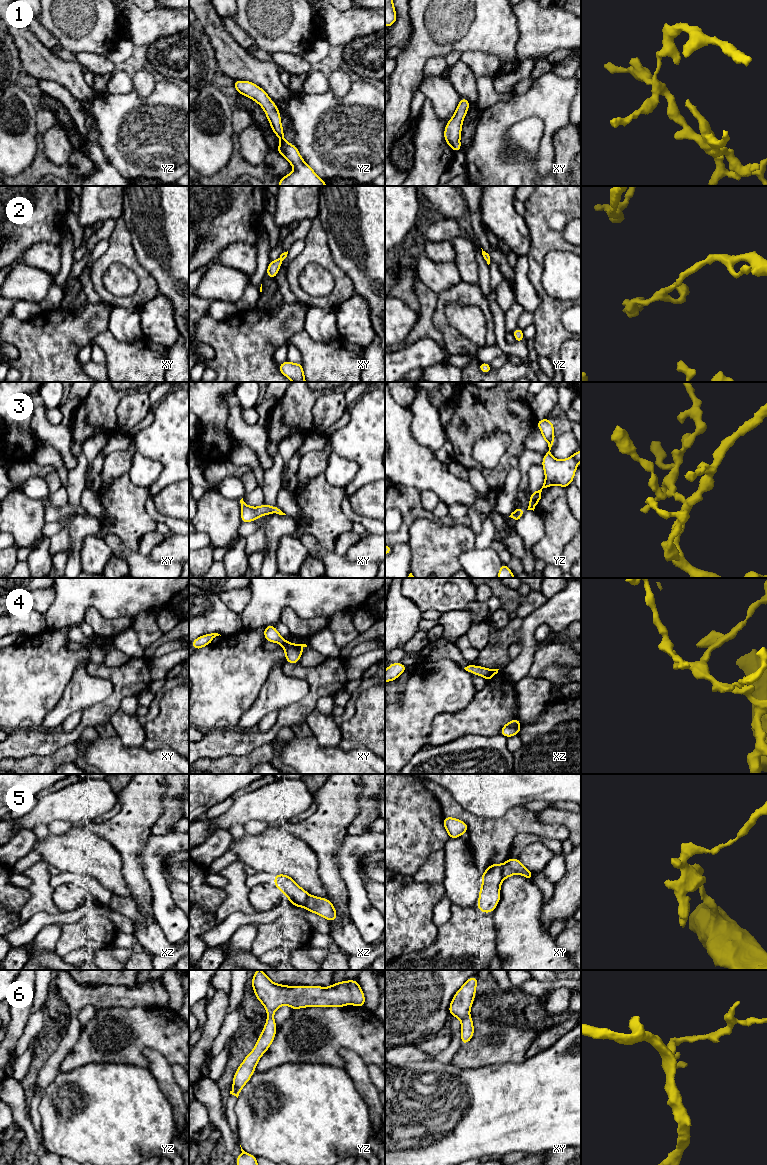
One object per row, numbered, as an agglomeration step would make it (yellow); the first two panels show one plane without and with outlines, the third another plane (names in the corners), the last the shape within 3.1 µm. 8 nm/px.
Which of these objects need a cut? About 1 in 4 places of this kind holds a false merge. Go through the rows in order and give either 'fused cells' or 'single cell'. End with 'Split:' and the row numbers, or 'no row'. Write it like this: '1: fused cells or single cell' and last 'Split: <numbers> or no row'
1: single cell
2: single cell
3: single cell
4: single cell
5: fused cells
6: single cell
Split: 5

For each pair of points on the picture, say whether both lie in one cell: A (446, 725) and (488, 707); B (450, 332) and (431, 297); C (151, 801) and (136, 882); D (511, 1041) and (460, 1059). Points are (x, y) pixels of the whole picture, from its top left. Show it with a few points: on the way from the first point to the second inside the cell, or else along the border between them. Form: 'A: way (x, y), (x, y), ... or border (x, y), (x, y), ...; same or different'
A: way (456, 725), (475, 720), (478, 717); same
B: border (437, 295), (432, 317), (432, 323), (436, 328); different
C: way (134, 821), (133, 862); same
D: way (498, 1049), (483, 1049), (473, 1055); same

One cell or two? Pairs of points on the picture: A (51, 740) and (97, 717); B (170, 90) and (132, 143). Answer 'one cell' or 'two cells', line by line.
A: one cell
B: one cell

